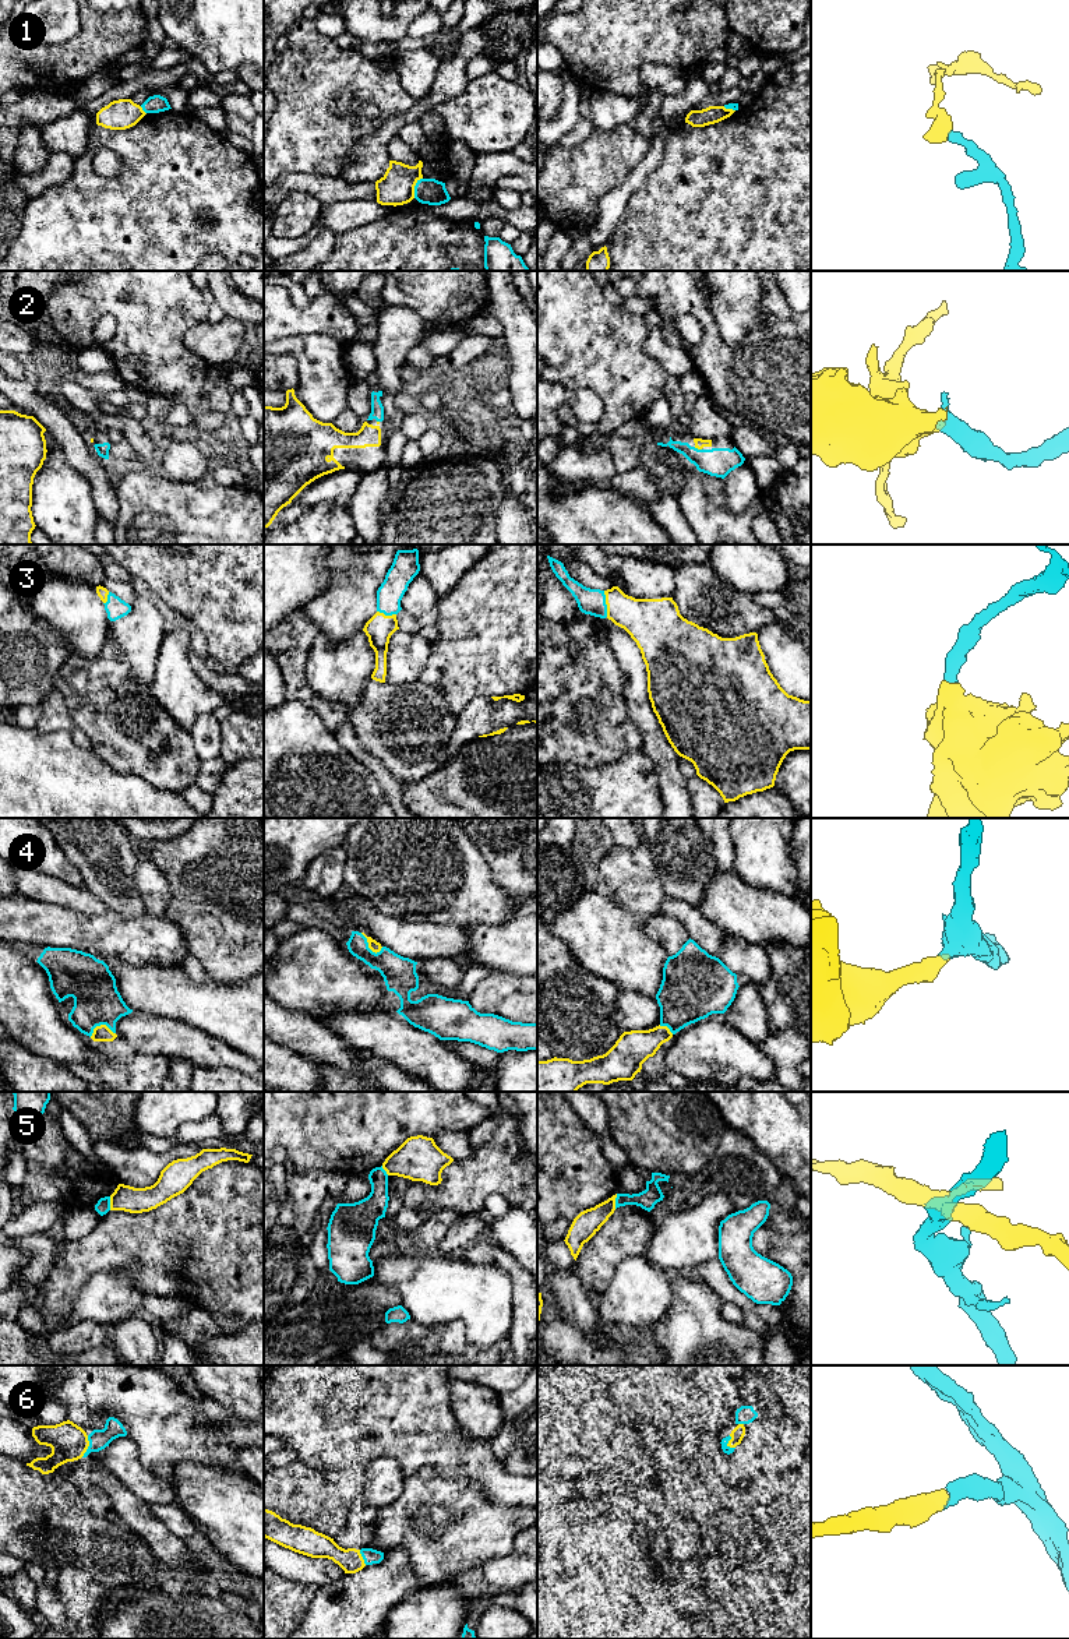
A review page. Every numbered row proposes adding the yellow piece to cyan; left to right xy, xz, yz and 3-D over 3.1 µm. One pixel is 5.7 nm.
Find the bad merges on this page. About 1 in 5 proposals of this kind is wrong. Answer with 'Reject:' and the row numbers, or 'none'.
Reject: 1, 5

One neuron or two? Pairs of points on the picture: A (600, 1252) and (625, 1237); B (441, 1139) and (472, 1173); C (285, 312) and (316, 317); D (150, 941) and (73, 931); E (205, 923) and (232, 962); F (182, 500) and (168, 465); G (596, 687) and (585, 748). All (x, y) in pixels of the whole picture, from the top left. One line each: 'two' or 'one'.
A: one
B: two
C: one
D: one
E: one
F: two
G: one

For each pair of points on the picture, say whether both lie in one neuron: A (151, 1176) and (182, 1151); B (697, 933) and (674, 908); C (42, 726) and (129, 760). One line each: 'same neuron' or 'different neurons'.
A: same neuron
B: same neuron
C: different neurons

